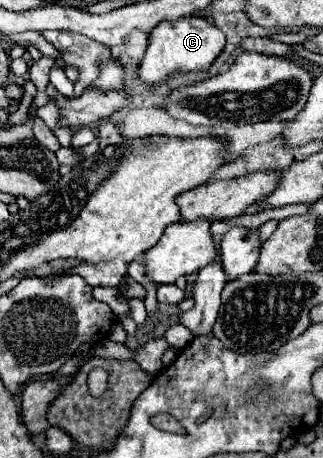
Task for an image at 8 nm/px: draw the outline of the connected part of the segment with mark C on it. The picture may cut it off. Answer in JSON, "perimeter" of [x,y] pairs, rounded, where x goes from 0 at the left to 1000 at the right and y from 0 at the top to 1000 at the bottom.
{"perimeter":[[[557,37],[545,46],[502,46],[464,68],[464,98],[433,138],[433,172],[458,186],[502,181],[520,164],[551,155],[632,155],[681,120],[700,98],[693,72],[644,50],[632,37]]]}

